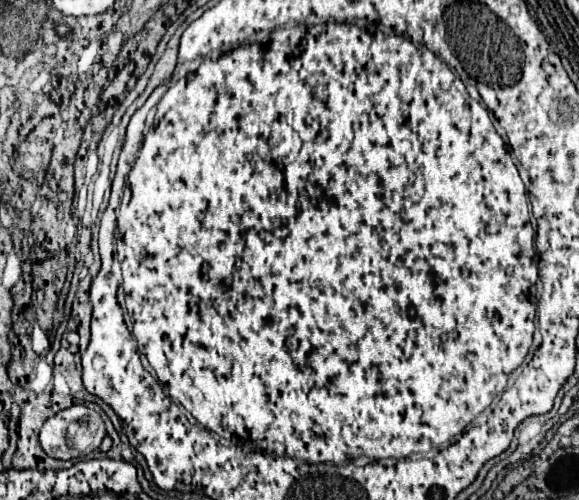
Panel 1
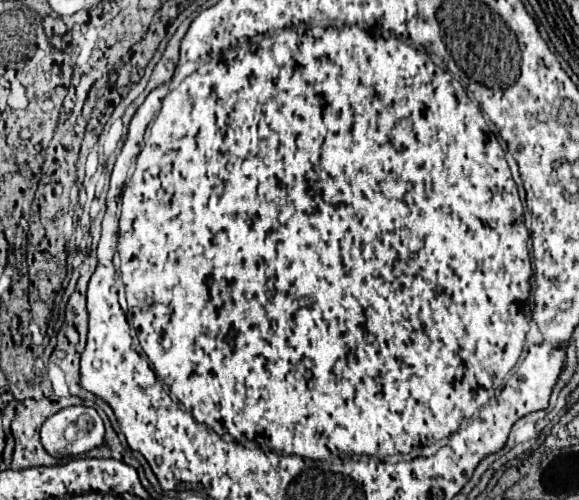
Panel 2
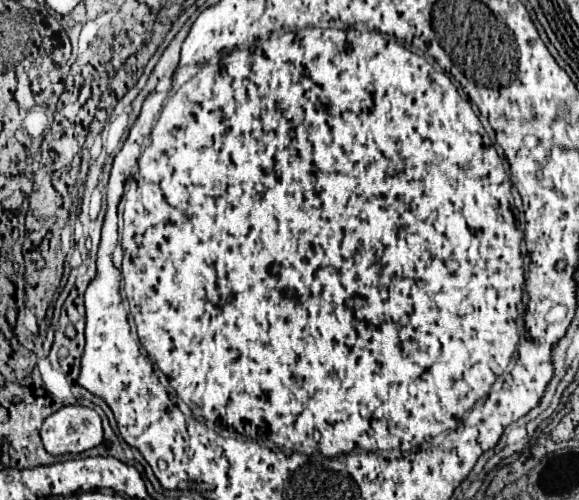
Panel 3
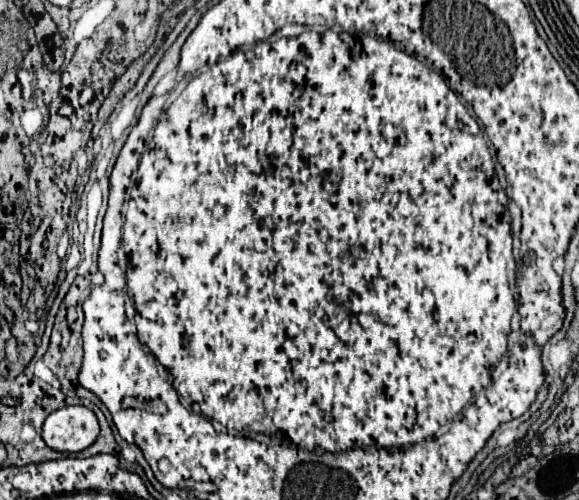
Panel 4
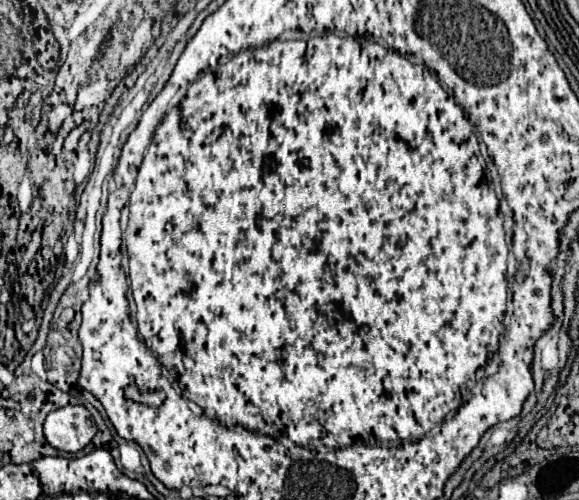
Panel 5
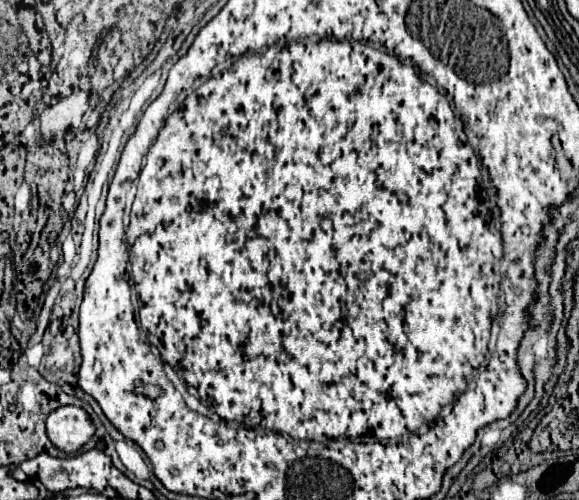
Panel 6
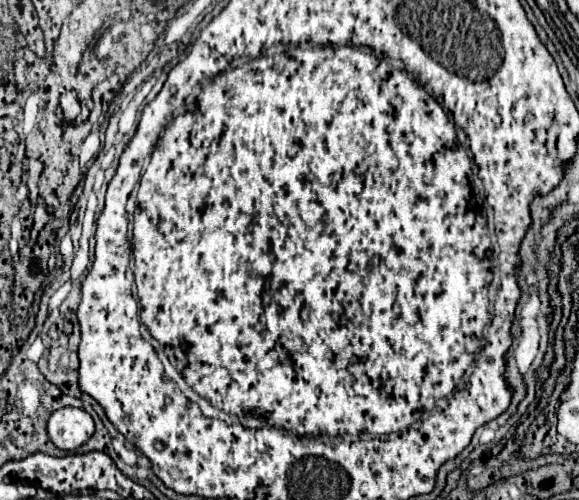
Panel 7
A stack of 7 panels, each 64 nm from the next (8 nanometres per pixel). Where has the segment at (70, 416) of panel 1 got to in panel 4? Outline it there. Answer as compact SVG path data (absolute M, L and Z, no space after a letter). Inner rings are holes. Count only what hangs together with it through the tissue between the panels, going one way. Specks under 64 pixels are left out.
M66 406L44 420L42 438L56 452L82 452L92 446L100 434L96 414L86 406Z

